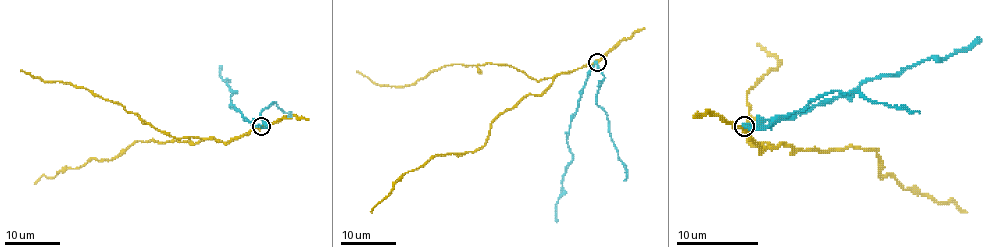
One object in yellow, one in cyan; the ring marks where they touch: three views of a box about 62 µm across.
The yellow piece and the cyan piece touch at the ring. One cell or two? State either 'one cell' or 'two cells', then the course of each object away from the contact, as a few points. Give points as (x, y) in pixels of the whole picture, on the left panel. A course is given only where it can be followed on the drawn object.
two cells | yellow via (261, 125), (223, 142), (138, 141), (109, 160), (91, 159), (54, 177), (42, 175), (35, 184) | cyan via (261, 125), (254, 125), (243, 117), (232, 103), (230, 97), (236, 90), (221, 77), (221, 67)

